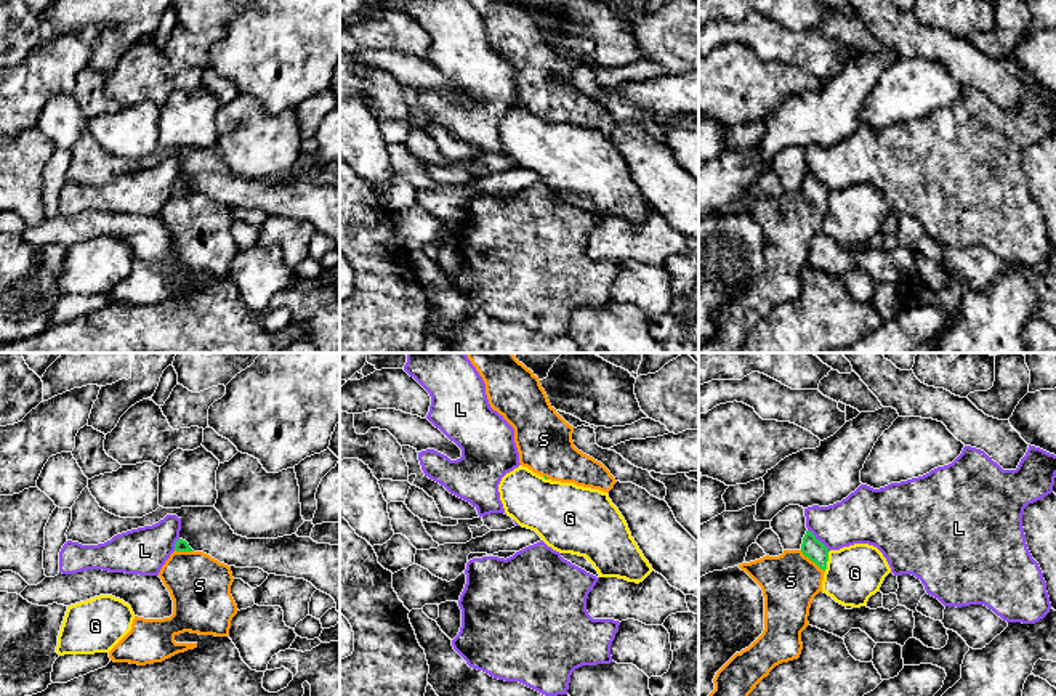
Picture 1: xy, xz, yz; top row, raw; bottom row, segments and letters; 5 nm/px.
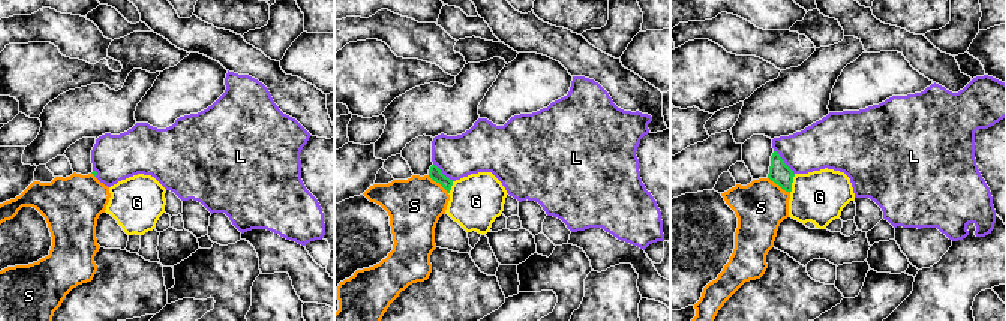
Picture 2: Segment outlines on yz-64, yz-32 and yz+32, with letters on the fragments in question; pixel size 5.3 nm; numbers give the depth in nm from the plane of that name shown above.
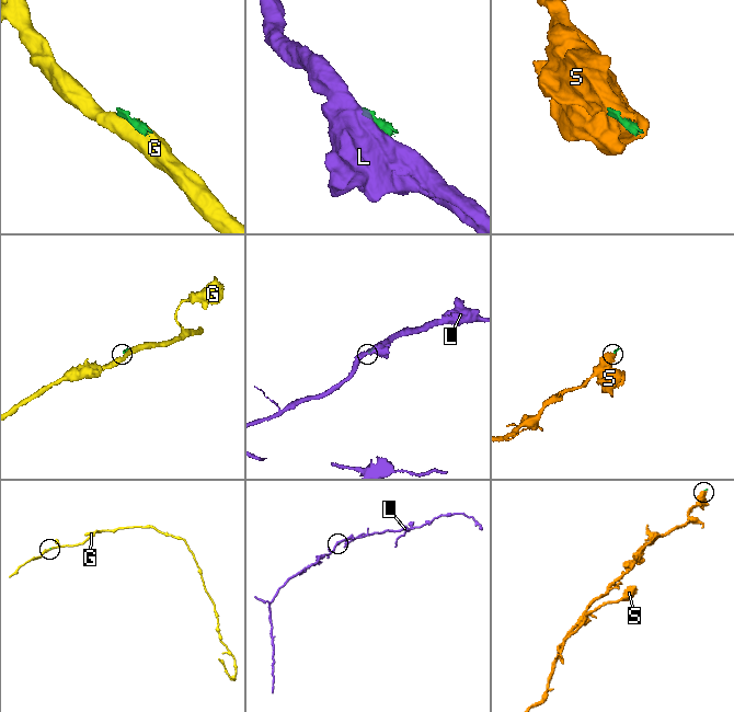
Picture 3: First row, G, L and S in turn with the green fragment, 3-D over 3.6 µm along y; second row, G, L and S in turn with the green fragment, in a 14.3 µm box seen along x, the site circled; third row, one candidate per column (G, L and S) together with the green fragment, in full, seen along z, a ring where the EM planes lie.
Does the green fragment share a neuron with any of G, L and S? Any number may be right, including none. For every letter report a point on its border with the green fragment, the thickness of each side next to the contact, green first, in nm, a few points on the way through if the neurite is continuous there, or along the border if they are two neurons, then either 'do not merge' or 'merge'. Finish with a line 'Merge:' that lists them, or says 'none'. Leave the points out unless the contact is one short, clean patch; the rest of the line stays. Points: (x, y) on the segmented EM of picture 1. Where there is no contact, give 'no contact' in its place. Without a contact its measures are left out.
G: contact yz (827, 560); calibres 100 and 280 nm; do not merge
L: contact yz (819, 541); calibres 100 and 260 nm; do not merge
S: contact yz (813, 560); calibres 100 and 280 nm; way yz (811, 547), (813, 560), (790, 581); merge
Merge: S

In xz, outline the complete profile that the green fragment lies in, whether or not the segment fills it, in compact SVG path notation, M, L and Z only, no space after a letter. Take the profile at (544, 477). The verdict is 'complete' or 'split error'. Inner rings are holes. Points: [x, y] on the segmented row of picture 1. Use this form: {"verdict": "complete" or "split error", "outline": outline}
{"verdict": "split error", "outline": "M465 353L486 383L489 404L513 428L519 463L545 480L574 483L607 492L617 483L611 471L574 446L574 427L550 404L538 377L513 353Z"}

